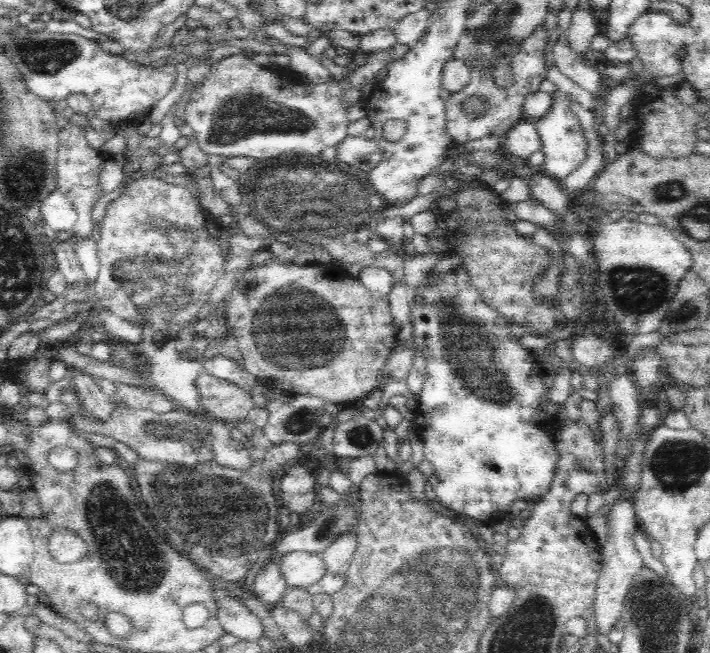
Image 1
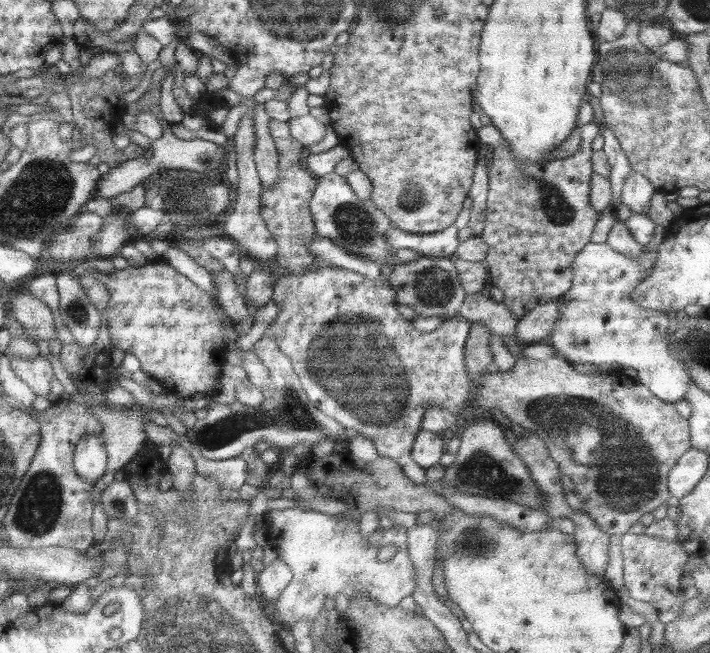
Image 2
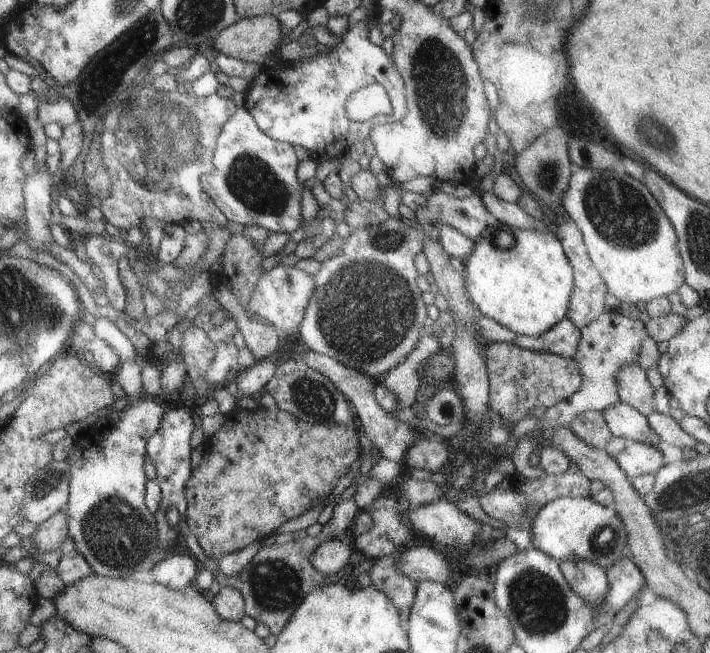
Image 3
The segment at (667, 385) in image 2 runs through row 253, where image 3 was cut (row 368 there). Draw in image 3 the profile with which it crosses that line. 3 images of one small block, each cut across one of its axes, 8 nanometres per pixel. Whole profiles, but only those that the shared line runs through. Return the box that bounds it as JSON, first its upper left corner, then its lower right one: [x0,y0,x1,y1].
[511,309,660,439]

